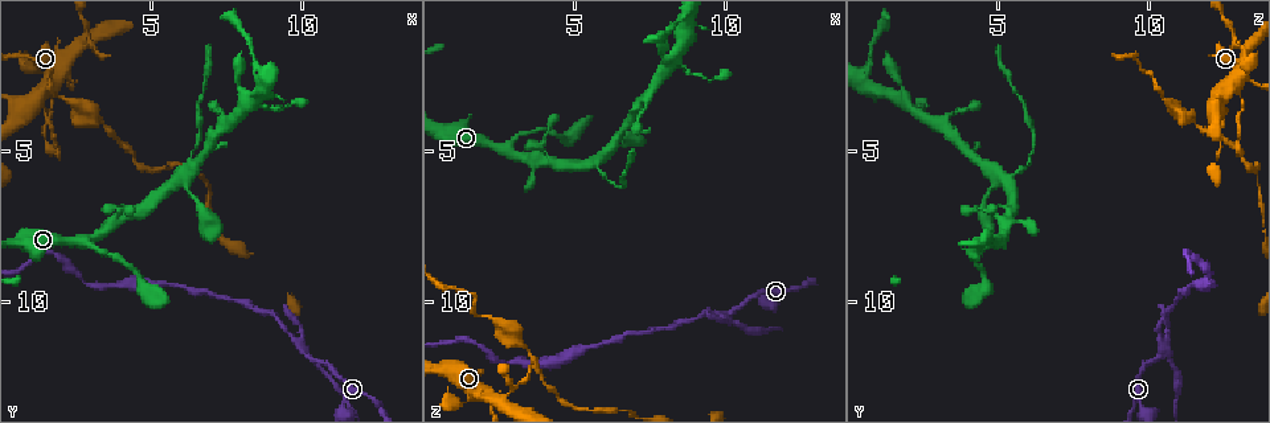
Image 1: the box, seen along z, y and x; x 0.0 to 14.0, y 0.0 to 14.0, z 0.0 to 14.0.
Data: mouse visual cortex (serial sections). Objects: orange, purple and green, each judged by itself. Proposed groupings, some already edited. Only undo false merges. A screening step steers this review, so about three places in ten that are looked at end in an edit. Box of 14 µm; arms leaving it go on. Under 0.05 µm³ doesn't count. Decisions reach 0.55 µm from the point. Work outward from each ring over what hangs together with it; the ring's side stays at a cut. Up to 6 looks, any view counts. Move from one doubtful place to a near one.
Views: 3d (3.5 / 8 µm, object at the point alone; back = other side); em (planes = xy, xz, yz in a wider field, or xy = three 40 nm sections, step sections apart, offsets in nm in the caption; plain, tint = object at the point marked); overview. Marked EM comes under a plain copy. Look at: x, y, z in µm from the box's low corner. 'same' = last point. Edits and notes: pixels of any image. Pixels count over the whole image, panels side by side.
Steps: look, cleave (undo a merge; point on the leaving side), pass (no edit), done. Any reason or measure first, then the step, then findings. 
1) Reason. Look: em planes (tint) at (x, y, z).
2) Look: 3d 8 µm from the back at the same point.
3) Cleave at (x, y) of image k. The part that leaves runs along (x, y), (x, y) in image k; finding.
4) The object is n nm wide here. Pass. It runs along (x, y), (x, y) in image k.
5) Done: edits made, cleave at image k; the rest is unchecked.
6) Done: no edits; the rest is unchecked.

Sharp bend. Look: 3d 3.5 µm at (2.5, 1.6, 13.3).

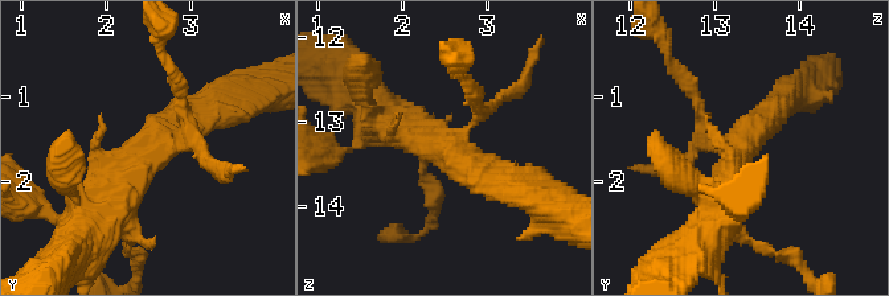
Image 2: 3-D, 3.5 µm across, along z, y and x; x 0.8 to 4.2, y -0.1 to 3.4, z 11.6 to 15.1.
Shape alone is not enough. Look: em xy step 1 (tint) at (2.65, 1.60, 13.25).

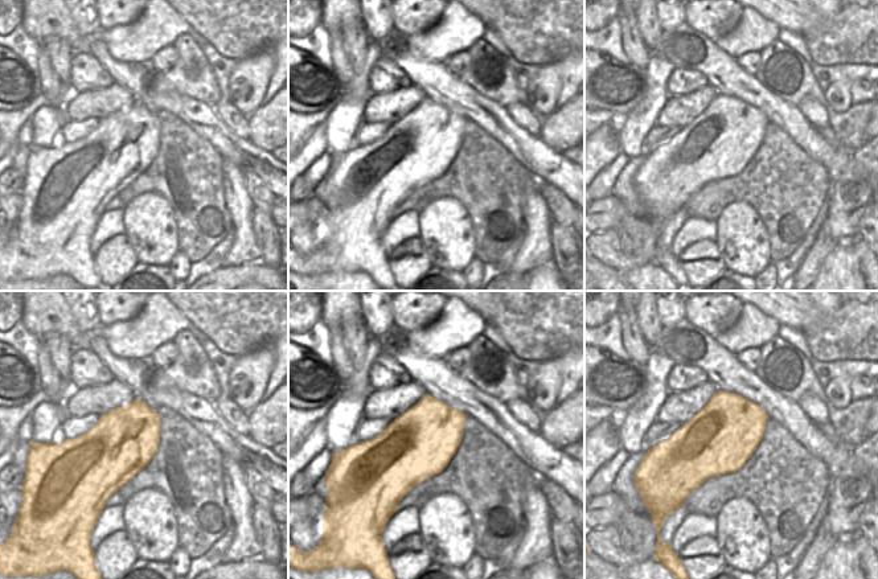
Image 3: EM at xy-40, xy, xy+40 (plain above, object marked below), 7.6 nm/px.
Pass. It runs along (85, 205), (214, 103) in image 2; one cell here.

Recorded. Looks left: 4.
A fork. Look: 3d 3.5 µm at (10.2, 11.9, 10.4).

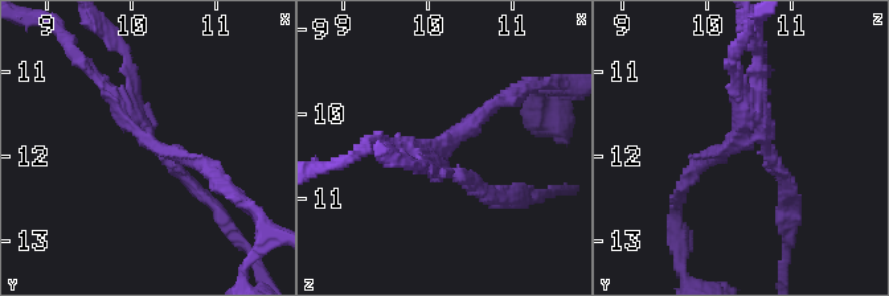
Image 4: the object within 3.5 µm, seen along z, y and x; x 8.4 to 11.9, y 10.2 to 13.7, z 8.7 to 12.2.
Look: em xy step 2 (tint) at (10.15, 11.75, 10.45).

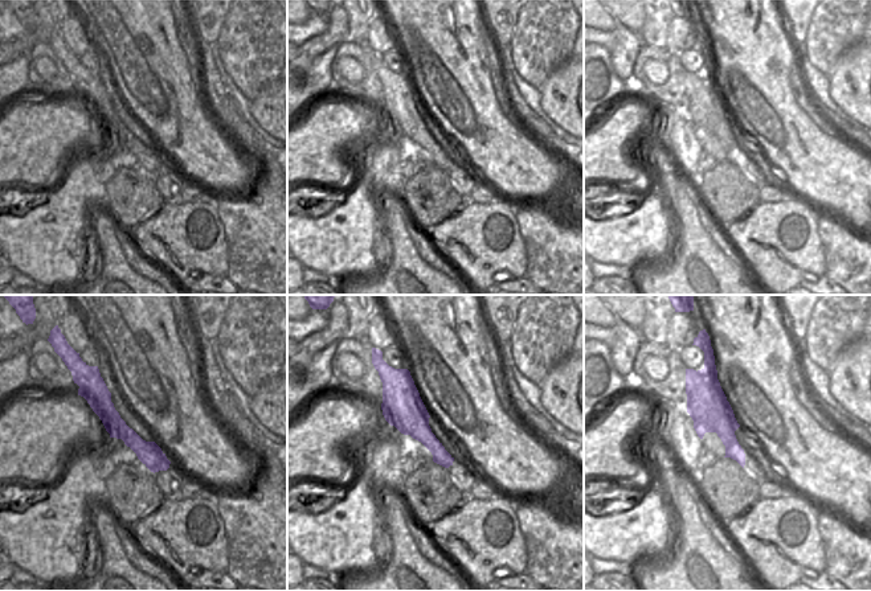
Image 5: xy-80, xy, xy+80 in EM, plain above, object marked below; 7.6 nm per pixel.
Cleave at (119, 42) of image 4. The part that leaves runs along (752, 138), (790, 183), (783, 223) in image 4; two cells meet here.

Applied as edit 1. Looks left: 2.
Done: edits made, cleave at image 4; the rest is unchecked.

